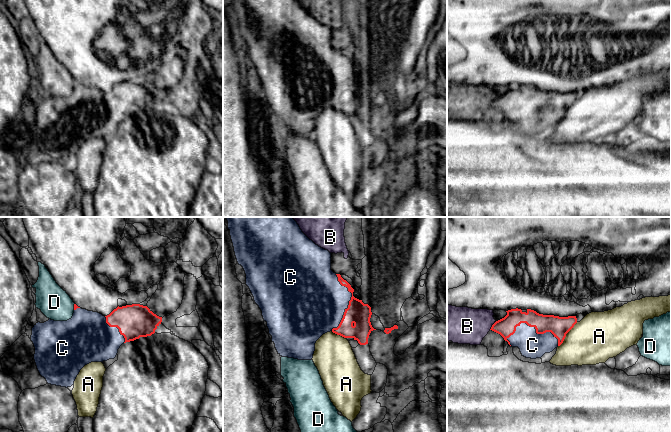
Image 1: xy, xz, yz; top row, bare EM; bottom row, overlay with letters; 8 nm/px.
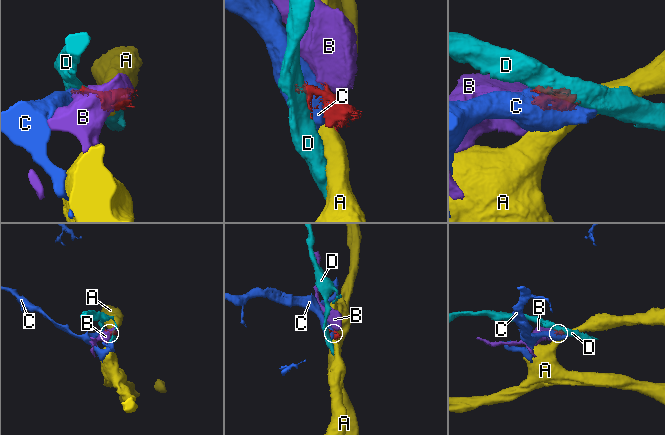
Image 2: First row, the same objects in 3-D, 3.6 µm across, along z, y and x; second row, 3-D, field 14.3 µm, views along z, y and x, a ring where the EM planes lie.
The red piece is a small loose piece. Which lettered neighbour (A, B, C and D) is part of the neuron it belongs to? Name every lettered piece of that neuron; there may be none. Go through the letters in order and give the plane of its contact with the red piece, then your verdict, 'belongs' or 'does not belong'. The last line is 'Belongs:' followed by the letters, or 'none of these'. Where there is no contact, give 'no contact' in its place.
A: yz | does not belong
B: yz | does not belong
C: yz | belongs
D: xy | does not belong
Belongs: C

